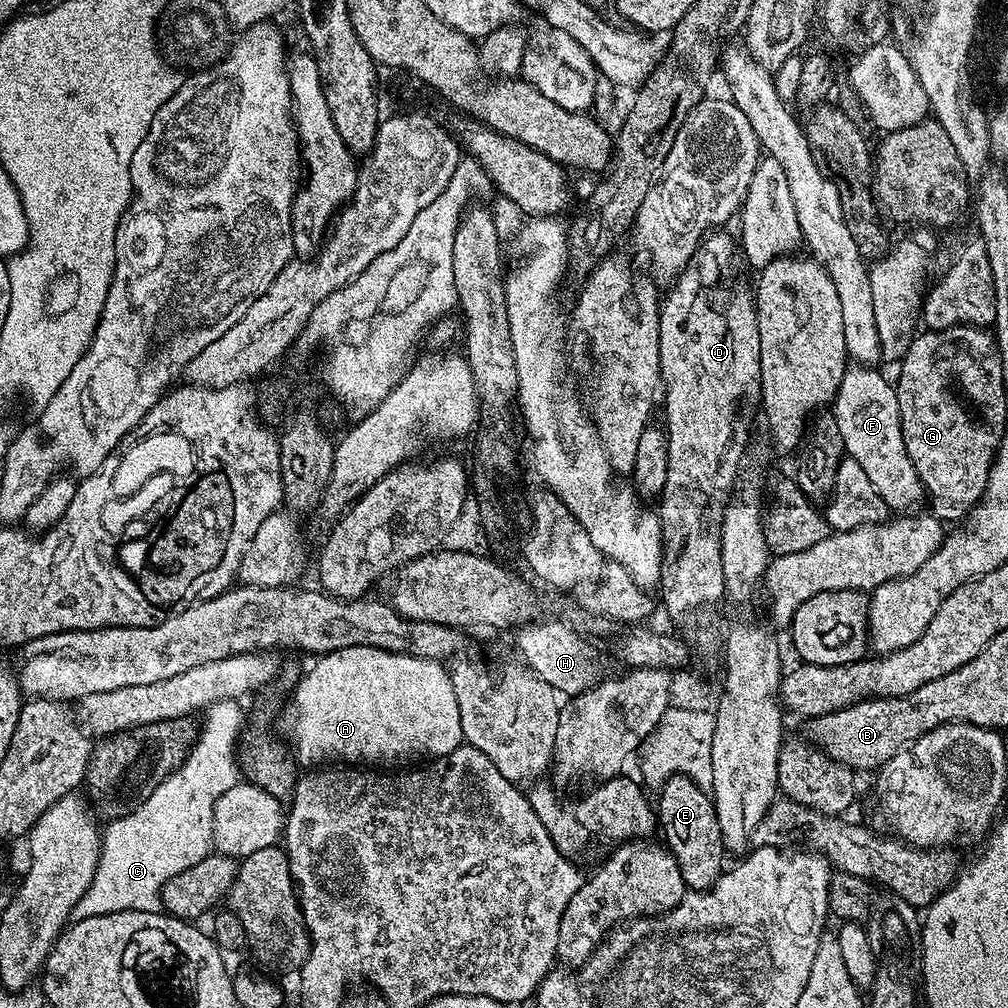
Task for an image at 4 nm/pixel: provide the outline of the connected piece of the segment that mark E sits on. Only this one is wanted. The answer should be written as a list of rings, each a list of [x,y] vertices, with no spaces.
[[[689,776],[670,777],[660,785],[658,795],[658,828],[661,833],[664,831],[663,843],[682,872],[685,889],[707,892],[721,876],[726,857],[726,849],[718,830],[716,806],[712,803],[711,795],[702,791]]]

